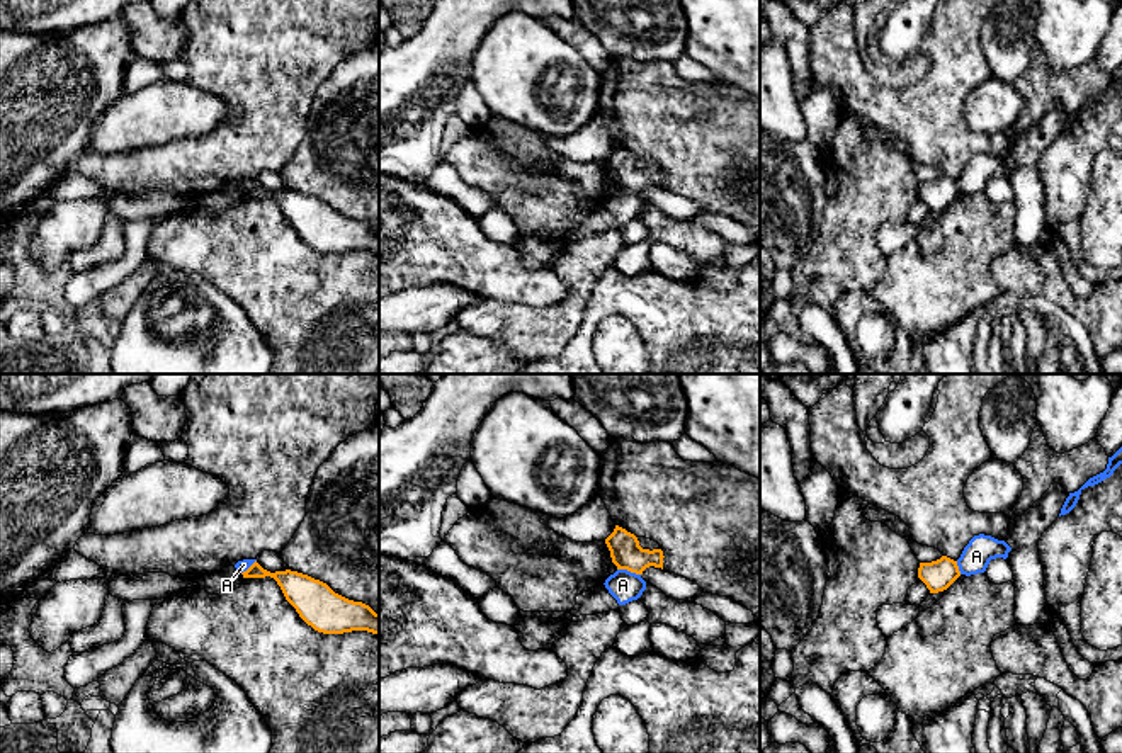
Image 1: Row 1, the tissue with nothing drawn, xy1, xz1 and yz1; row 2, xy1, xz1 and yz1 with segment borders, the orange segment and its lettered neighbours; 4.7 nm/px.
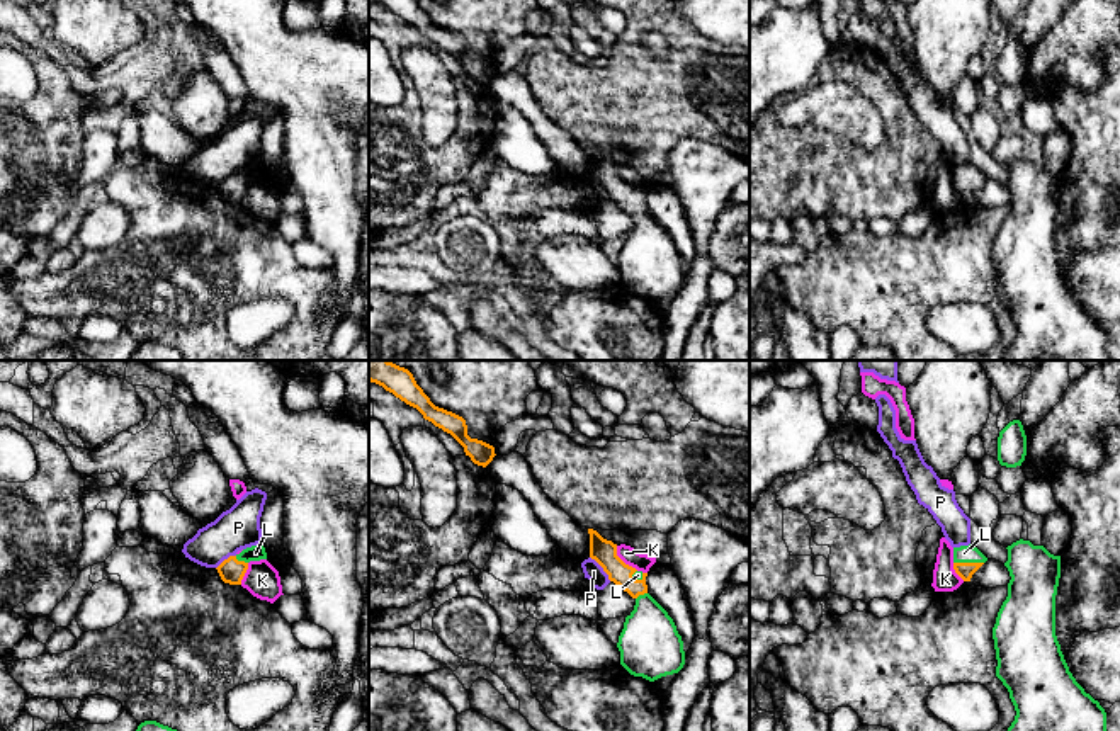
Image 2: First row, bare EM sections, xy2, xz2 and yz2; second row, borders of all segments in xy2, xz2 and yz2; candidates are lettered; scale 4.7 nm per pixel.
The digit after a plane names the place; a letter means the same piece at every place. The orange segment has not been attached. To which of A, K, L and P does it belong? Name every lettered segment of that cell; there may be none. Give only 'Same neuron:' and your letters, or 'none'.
Same neuron: L

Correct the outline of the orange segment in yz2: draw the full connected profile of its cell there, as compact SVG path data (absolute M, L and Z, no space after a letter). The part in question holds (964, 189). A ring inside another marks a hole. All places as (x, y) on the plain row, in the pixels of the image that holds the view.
M972 163L953 167L953 189L964 201L970 201L986 180L987 177Z

